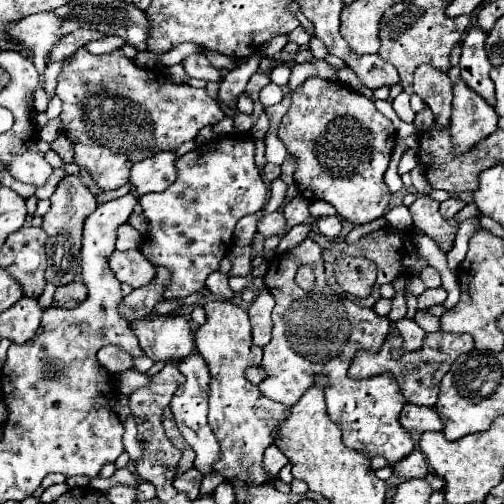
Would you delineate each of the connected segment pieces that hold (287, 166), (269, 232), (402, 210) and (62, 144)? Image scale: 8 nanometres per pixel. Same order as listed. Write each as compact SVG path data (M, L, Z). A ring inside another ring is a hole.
M288 153L288 157L284 159L284 163L281 165L281 179L284 179L284 183L290 186L294 183L294 171L296 171L296 157L292 153Z
M274 211L270 215L264 215L260 221L258 221L258 233L264 235L264 237L274 237L274 235L280 235L284 233L286 229L286 219L280 211Z
M398 205L398 207L390 209L384 217L386 217L388 225L394 227L394 229L398 229L398 231L410 231L410 229L412 229L410 211L408 211L408 207L404 207L404 205Z
M58 137L52 143L52 149L64 159L64 163L74 163L74 145L68 137Z

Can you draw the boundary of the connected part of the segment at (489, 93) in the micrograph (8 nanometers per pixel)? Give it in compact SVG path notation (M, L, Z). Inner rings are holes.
M476 23L468 29L464 41L462 41L462 57L460 57L460 77L474 89L478 95L482 95L490 105L494 105L494 83L490 81L490 69L492 63L488 61L486 49L486 31Z

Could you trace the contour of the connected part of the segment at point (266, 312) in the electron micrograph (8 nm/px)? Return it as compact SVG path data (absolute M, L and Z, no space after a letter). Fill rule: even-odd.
M264 287L264 289L258 291L258 297L254 299L252 307L248 309L250 323L252 323L252 343L254 345L266 345L270 341L270 331L272 331L270 313L272 313L272 309L274 309L274 297Z

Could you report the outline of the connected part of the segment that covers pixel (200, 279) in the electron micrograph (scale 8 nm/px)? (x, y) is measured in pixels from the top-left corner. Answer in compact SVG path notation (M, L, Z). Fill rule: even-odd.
M216 137L178 159L178 171L182 175L162 193L146 193L138 199L144 209L144 217L150 223L148 239L144 241L142 253L156 265L164 265L172 271L172 283L166 287L166 299L186 297L204 289L206 277L218 269L222 257L228 253L234 227L238 219L248 213L256 213L266 205L268 187L254 165L254 139L250 137Z

